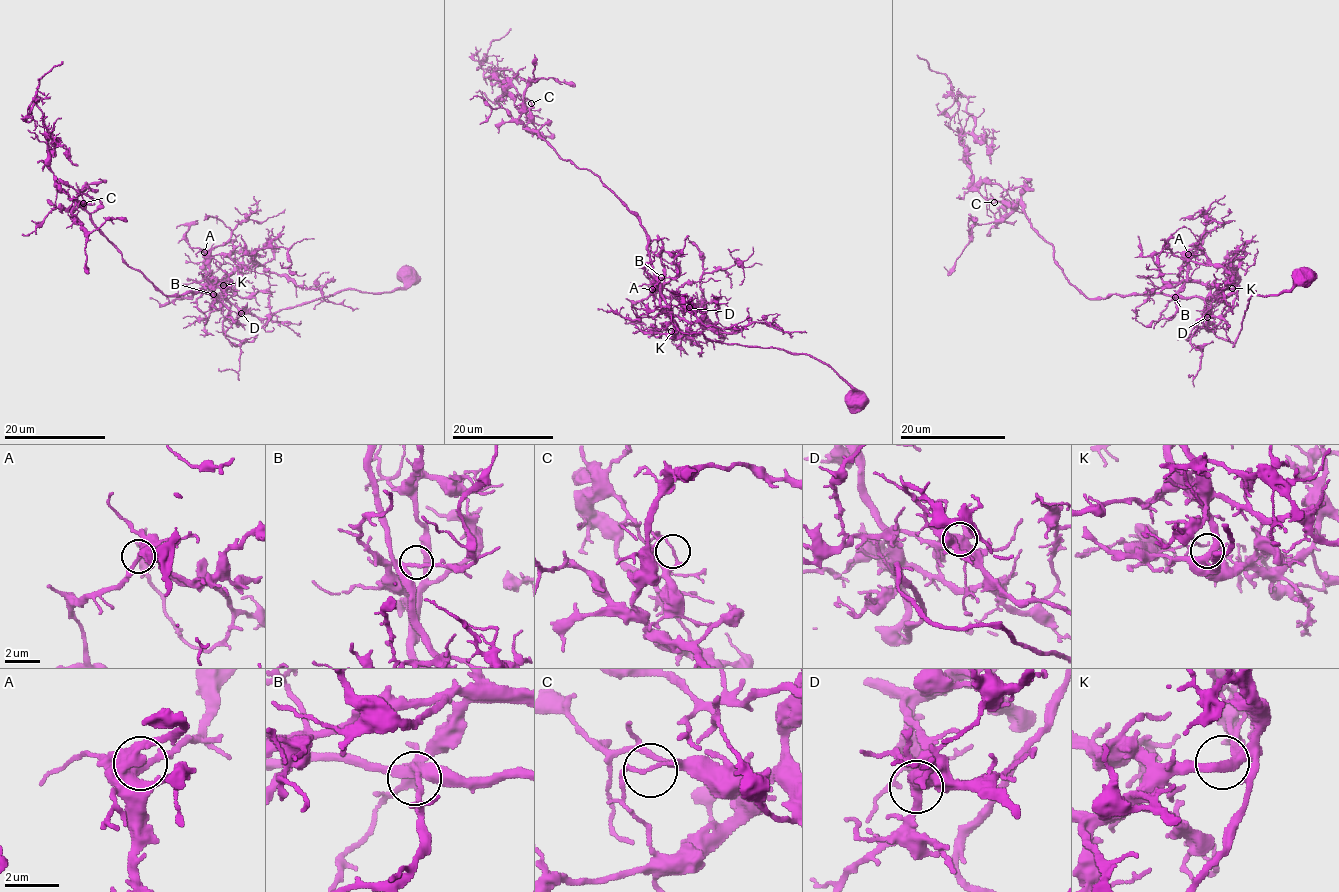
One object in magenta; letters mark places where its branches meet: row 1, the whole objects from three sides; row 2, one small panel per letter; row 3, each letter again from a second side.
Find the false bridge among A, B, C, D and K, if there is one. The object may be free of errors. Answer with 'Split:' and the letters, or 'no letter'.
Split: C

